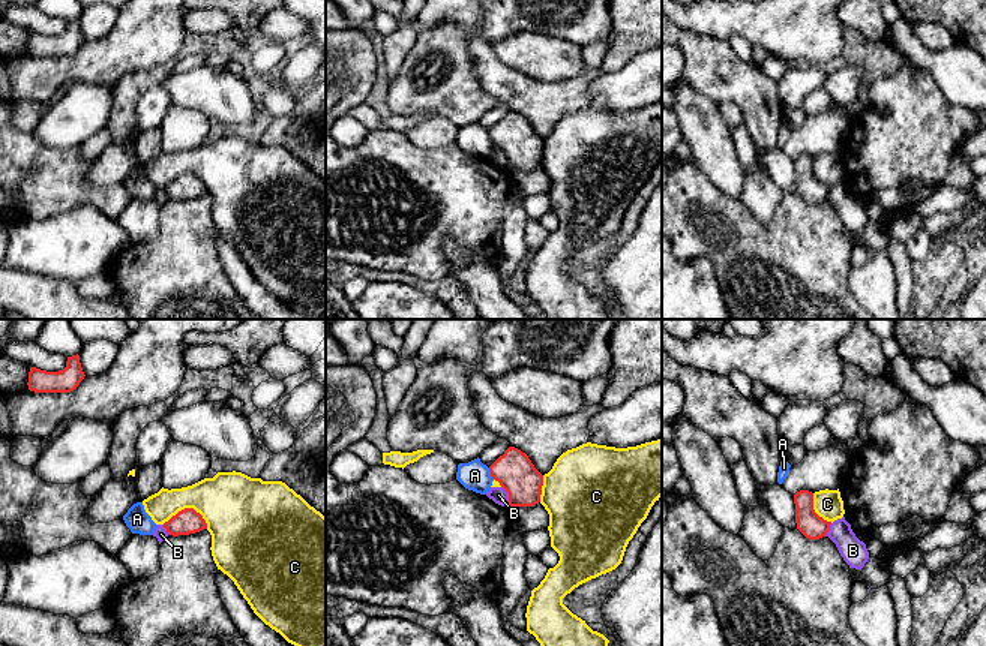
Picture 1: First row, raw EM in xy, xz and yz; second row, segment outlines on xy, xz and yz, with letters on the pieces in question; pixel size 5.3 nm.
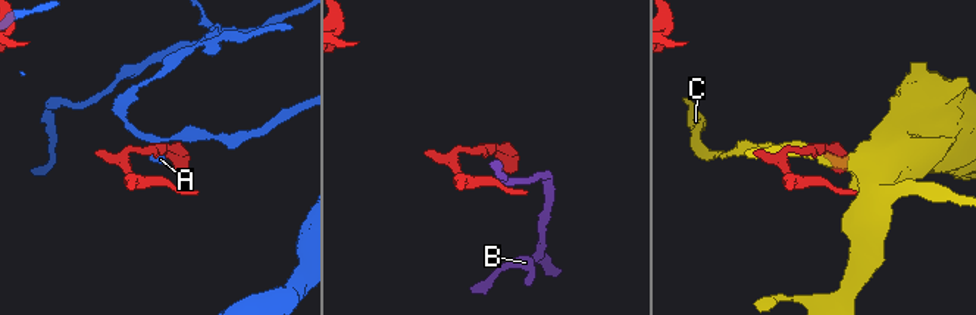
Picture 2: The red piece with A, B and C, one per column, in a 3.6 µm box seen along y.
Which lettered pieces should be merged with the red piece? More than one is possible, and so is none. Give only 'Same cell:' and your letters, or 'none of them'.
Same cell: none of them

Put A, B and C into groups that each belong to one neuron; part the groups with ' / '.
A / B / C

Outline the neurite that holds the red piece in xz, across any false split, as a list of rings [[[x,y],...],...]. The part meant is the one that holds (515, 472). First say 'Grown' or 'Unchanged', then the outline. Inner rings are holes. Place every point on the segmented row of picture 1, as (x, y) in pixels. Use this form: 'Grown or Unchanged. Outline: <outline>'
Unchanged. Outline: [[[509,447],[489,466],[489,472],[509,493],[509,507],[533,507],[540,502],[543,475],[521,450]]]

